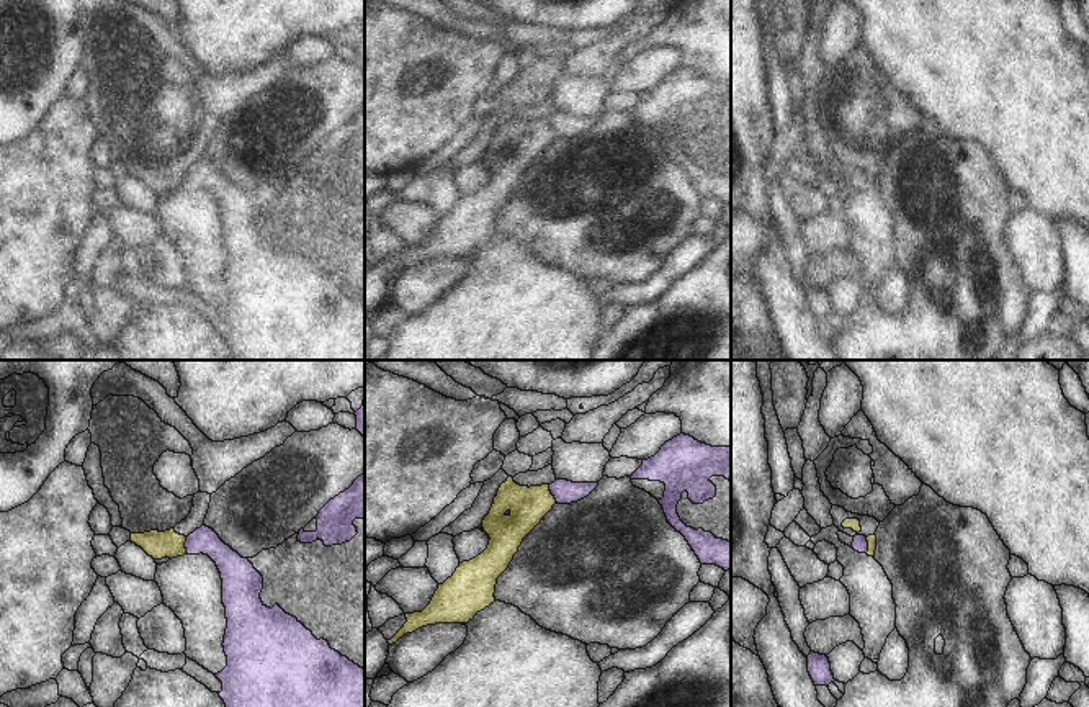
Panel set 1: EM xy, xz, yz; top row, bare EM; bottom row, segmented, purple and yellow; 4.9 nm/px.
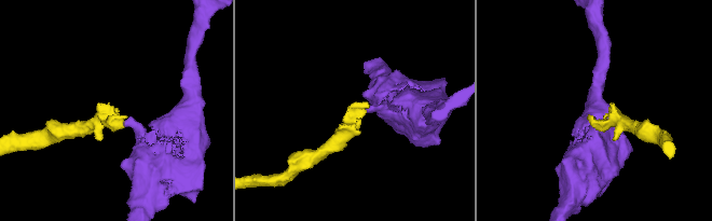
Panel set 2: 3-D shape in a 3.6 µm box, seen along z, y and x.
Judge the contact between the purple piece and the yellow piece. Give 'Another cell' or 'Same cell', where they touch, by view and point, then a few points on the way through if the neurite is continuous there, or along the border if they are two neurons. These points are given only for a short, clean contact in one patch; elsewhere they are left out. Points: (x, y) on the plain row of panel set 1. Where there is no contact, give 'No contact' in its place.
Another cell. Touches purple at xz (551, 126). Boundary: xz (548, 118), (556, 135)

